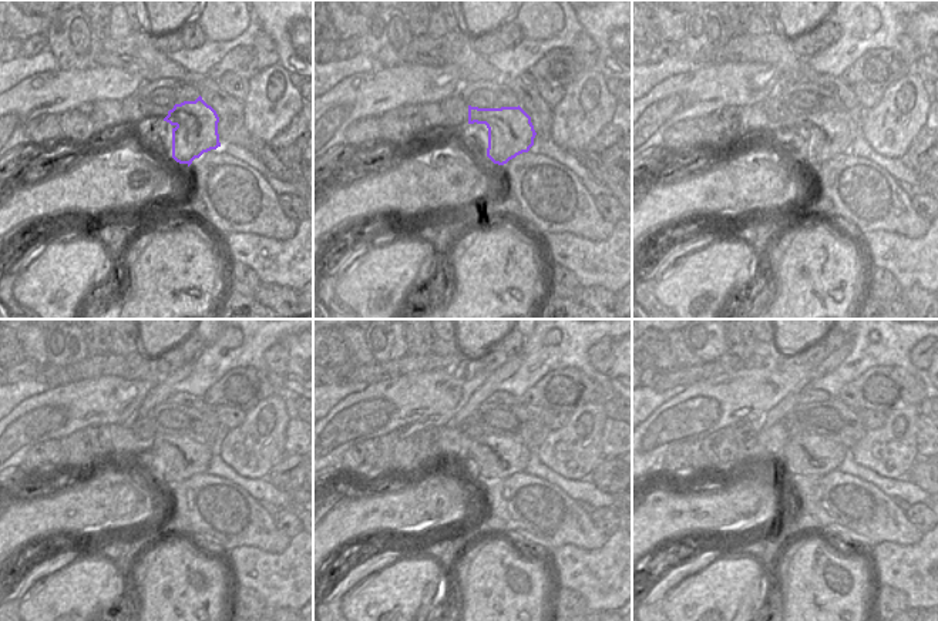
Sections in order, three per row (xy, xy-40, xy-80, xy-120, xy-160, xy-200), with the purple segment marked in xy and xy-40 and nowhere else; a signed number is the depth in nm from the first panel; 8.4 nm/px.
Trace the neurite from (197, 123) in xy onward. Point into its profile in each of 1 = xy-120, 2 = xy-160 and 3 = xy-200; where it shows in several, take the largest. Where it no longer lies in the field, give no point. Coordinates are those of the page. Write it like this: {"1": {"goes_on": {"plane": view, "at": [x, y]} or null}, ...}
{"1": {"goes_on": {"plane": "xy-120", "at": [182, 456]}}, "2": {"goes_on": {"plane": "xy-160", "at": [497, 457]}}, "3": {"goes_on": {"plane": "xy-200", "at": [804, 455]}}}

